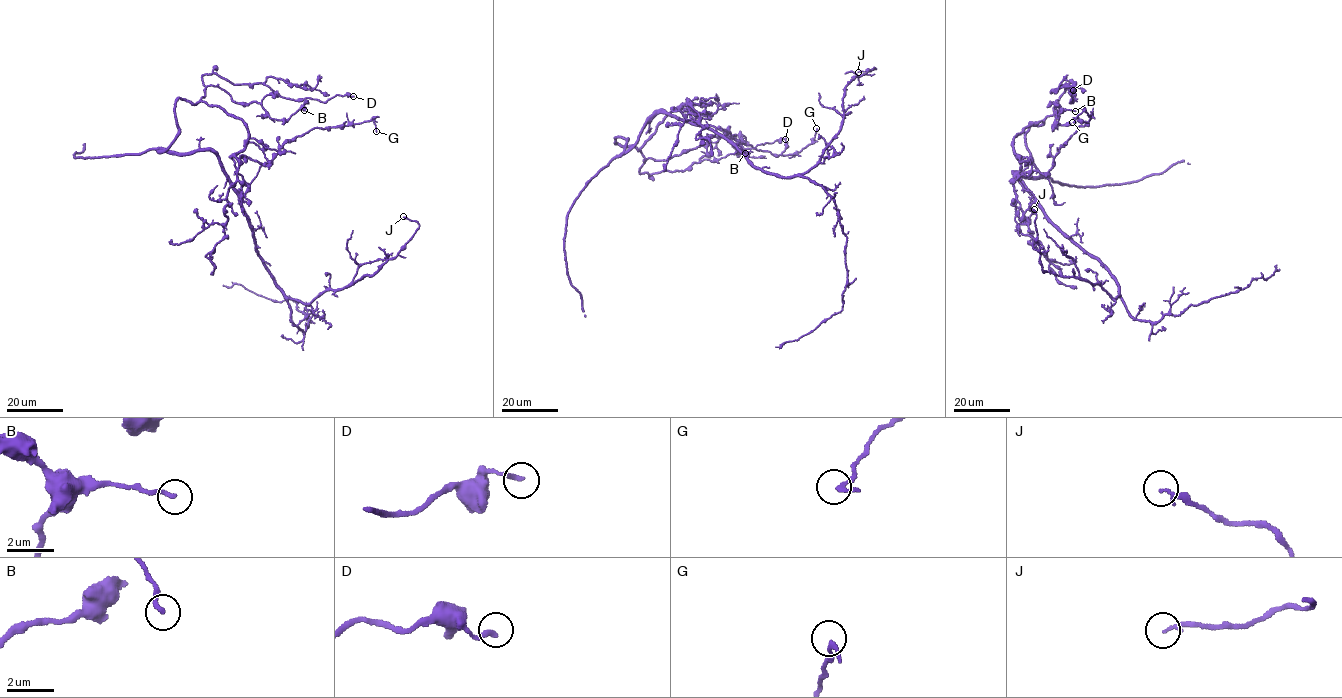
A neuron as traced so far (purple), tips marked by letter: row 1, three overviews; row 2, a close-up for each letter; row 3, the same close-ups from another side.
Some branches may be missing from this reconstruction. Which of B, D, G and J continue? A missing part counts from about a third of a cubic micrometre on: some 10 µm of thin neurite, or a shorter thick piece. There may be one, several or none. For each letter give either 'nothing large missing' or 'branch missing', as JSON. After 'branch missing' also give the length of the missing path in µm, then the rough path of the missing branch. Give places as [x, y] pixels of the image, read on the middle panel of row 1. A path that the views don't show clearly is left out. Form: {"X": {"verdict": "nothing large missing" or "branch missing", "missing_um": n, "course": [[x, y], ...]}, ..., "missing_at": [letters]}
{"B": {"verdict": "nothing large missing"}, "D": {"verdict": "nothing large missing"}, "G": {"verdict": "nothing large missing"}, "J": {"verdict": "nothing large missing"}, "missing_at": []}

